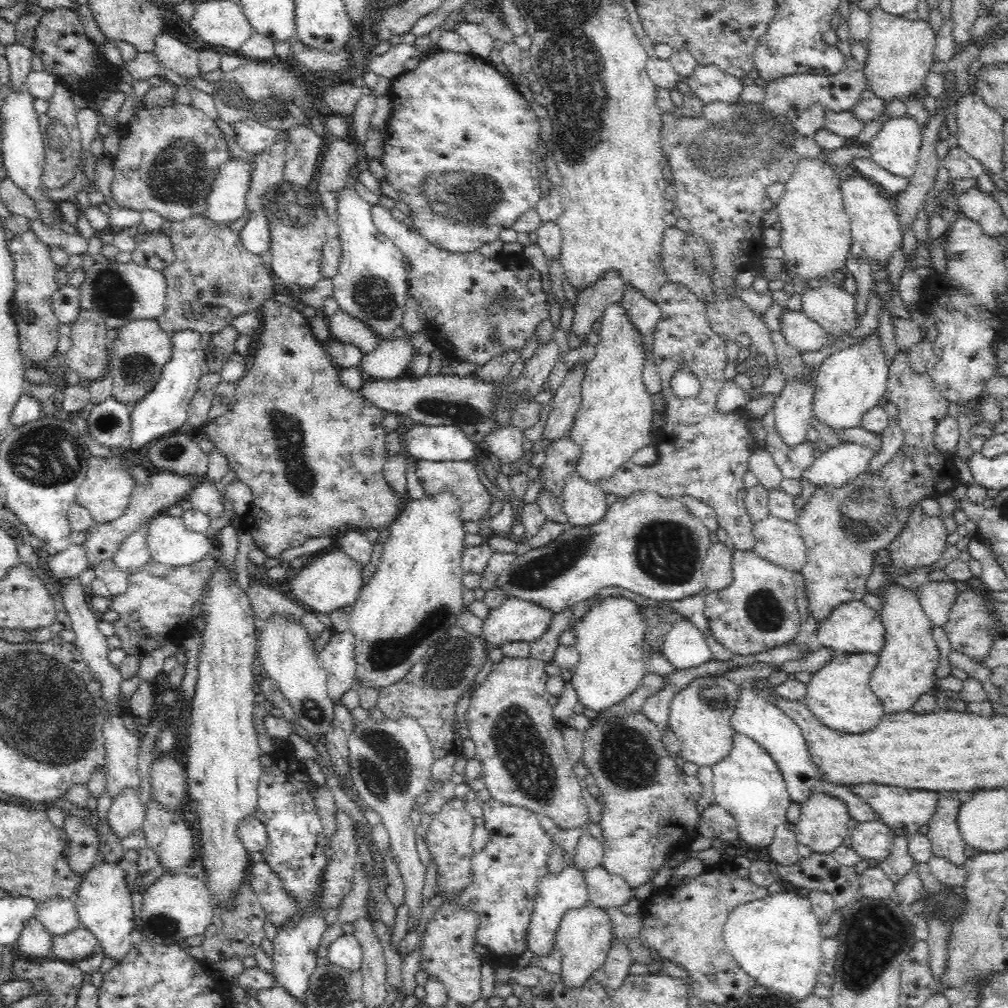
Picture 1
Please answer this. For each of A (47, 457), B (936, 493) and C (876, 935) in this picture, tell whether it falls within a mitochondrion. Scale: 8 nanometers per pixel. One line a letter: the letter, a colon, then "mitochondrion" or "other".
A: mitochondrion
B: other
C: mitochondrion

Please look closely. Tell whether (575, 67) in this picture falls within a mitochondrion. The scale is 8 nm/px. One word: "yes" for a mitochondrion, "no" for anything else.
yes

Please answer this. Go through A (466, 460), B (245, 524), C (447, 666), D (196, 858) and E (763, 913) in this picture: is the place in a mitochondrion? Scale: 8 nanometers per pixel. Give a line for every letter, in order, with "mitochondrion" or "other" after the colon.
A: other
B: other
C: mitochondrion
D: other
E: other

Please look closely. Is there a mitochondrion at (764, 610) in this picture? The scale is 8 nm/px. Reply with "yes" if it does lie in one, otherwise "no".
yes

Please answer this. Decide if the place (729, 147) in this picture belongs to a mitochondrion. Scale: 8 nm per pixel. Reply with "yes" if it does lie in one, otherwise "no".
yes

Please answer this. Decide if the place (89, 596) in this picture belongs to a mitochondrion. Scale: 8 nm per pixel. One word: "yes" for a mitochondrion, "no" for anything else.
no

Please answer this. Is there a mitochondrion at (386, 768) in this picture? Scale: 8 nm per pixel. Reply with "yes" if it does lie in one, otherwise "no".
yes

